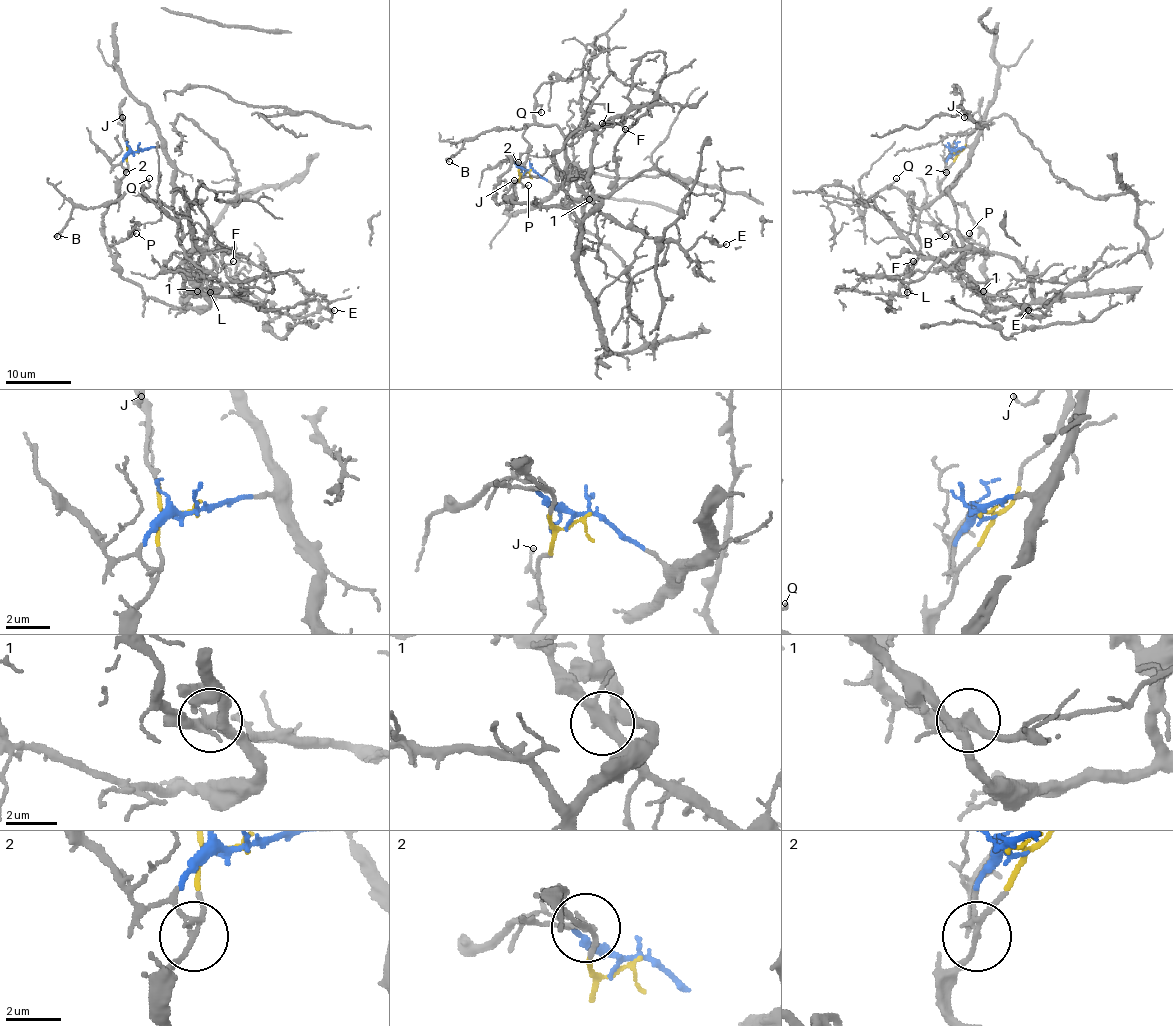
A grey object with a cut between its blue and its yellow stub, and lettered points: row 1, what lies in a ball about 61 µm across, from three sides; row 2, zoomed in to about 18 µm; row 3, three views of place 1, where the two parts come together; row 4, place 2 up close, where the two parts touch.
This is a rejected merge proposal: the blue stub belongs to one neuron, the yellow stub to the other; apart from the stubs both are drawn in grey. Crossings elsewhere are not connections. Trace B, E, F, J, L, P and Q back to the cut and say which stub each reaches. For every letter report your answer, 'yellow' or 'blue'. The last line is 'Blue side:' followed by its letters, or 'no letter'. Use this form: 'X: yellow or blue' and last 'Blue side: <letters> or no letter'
B: blue
E: blue
F: blue
J: yellow
L: blue
P: yellow
Q: blue
Blue side: B, E, F, L, Q

